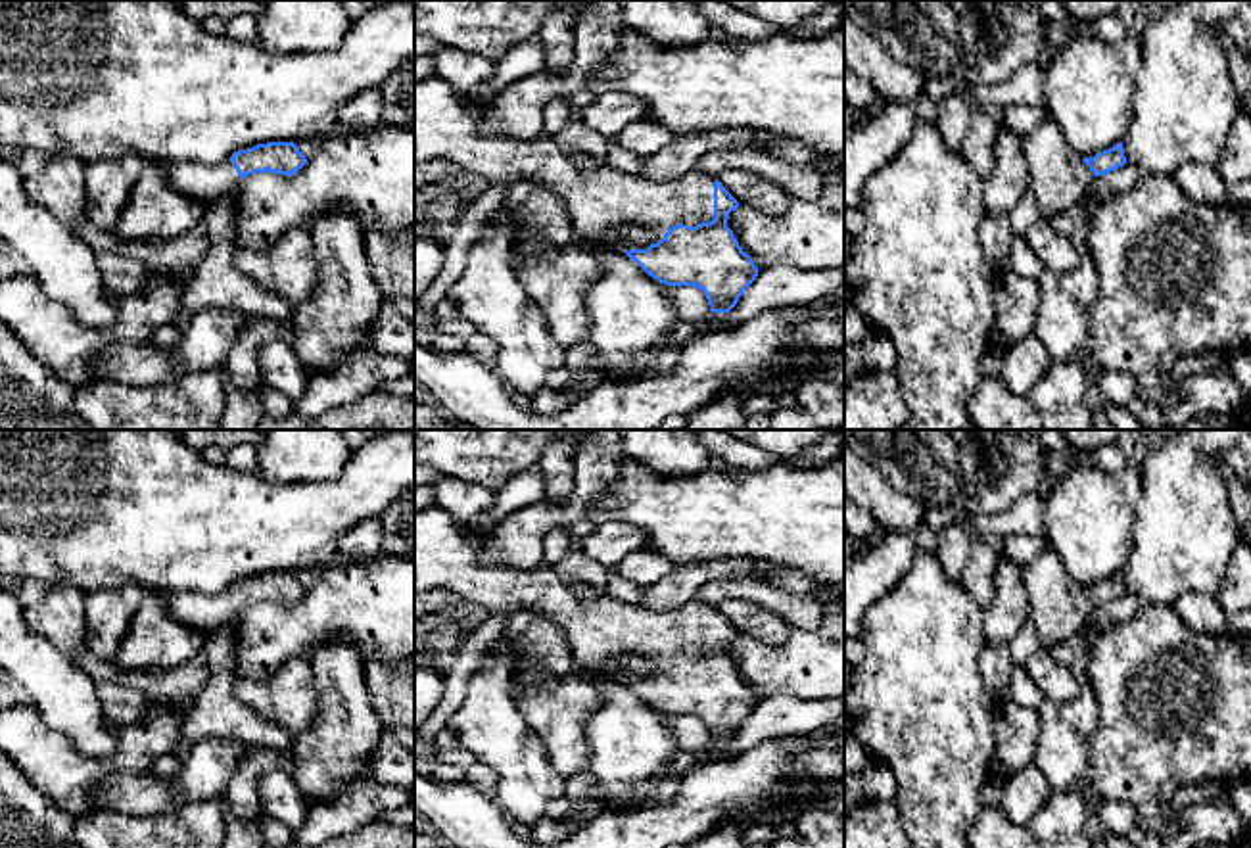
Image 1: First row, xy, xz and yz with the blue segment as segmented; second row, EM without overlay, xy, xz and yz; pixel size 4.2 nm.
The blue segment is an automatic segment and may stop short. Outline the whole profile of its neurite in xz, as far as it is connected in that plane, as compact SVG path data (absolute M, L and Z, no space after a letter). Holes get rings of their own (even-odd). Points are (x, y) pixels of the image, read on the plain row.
M437 505L414 510L414 593L443 587L482 604L489 614L537 610L562 631L581 670L616 670L620 656L647 658L652 673L647 679L624 675L622 683L660 714L702 719L712 742L729 742L756 710L758 696L727 656L727 645L739 637L739 631L718 608L693 599L677 610L649 610L643 604L618 602L587 583L583 583L585 595L578 597L551 566L524 572L484 562L482 553L487 545L489 533L472 533L468 524L457 522Z

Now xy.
M267 572L248 579L234 581L230 589L219 595L152 591L167 610L184 625L209 633L215 627L230 627L240 618L240 610L253 602L294 604L305 593L305 585L294 572Z

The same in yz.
M1048 545L1025 568L1028 620L1042 647L1067 643L1086 625L1094 608L1126 593L1122 572L1094 587L1078 587L1065 574L1055 551Z

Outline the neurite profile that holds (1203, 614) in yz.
M1186 593L1172 604L1182 622L1199 633L1222 635L1230 633L1230 614L1220 608L1215 597L1199 597Z

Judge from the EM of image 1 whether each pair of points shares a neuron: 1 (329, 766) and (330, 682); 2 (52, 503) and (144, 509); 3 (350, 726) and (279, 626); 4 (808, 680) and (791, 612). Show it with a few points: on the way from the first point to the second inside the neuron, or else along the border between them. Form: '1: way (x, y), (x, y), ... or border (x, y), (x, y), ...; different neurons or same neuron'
1: way (332, 745), (332, 703); same neuron
2: way (75, 503), (121, 503); same neuron
3: border (352, 641), (323, 641), (307, 659); different neurons
4: border (793, 626), (814, 632); different neurons

